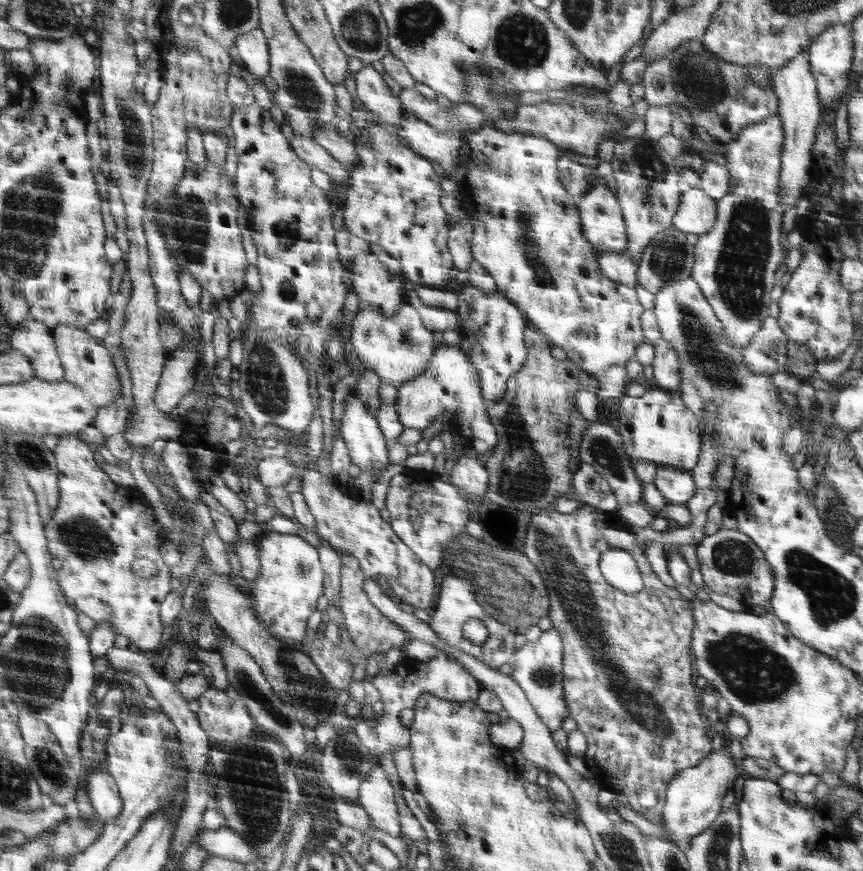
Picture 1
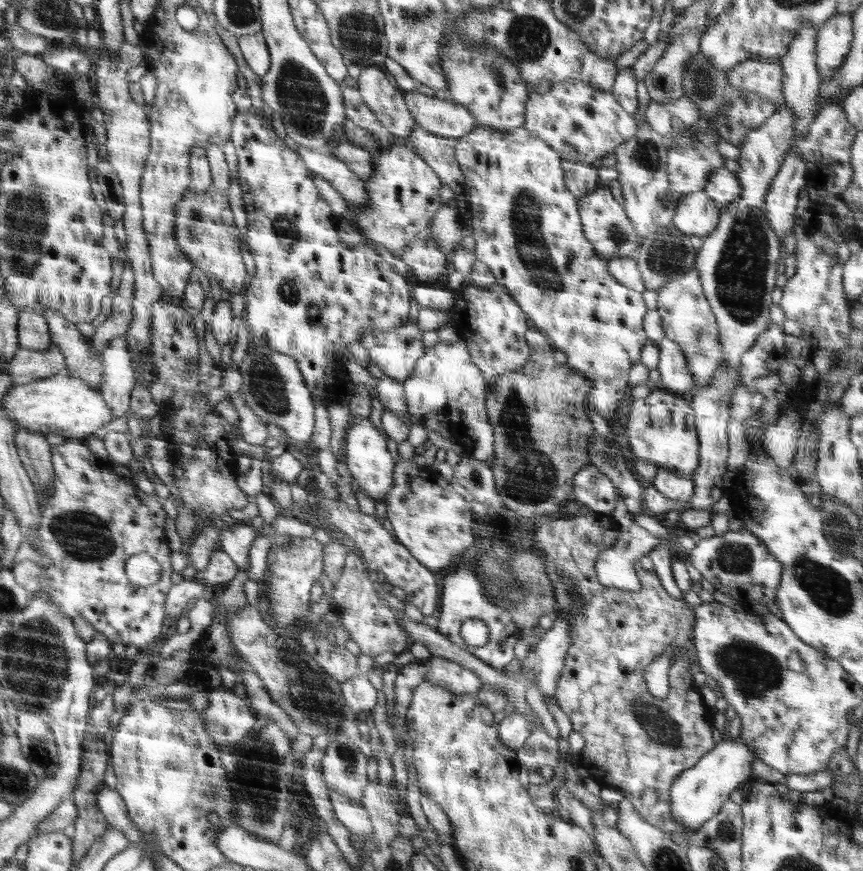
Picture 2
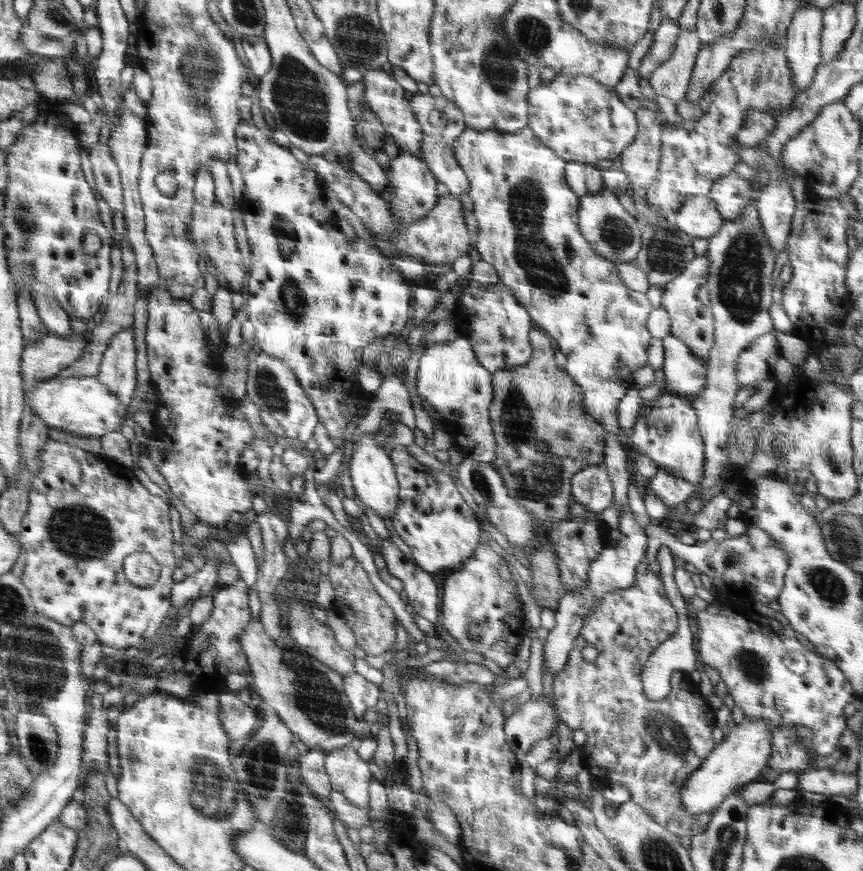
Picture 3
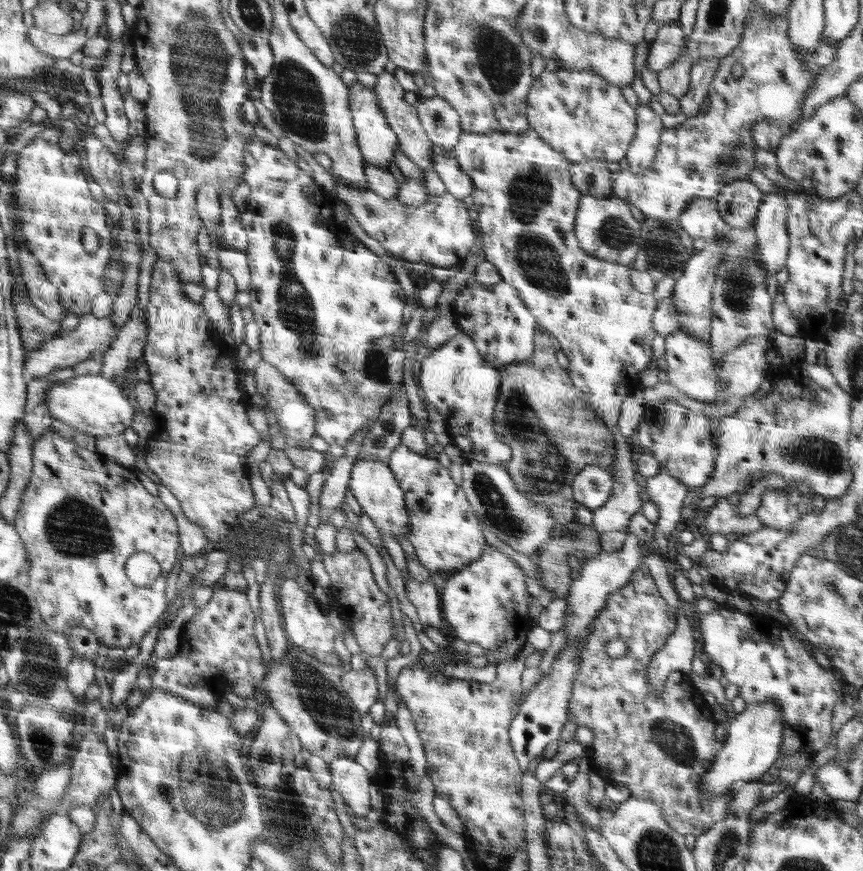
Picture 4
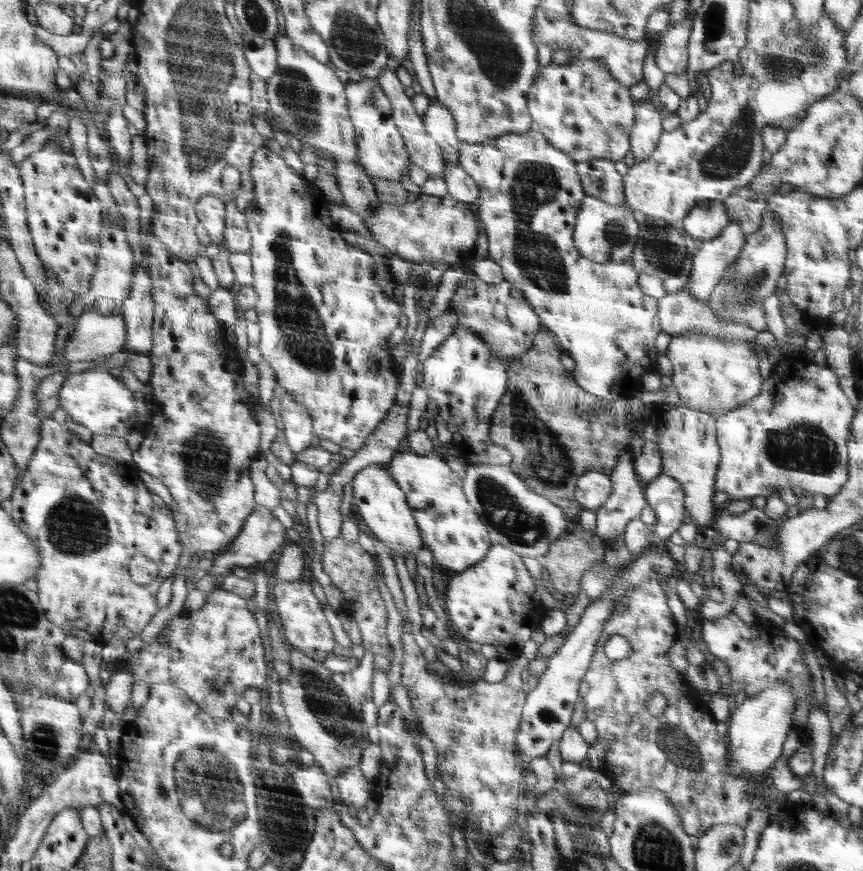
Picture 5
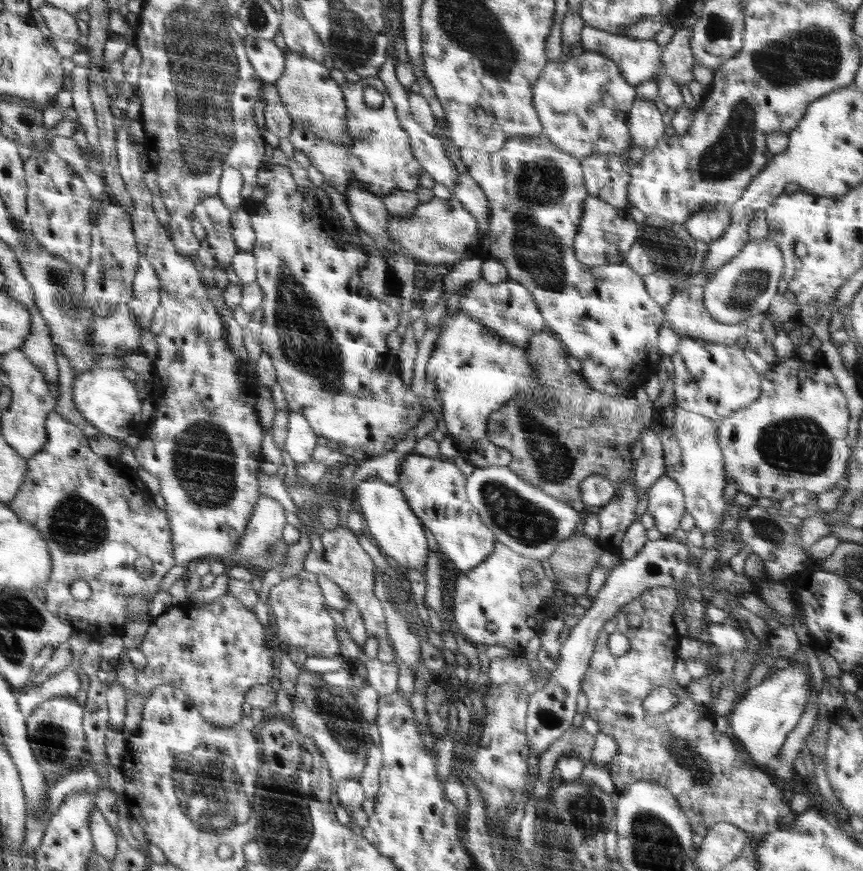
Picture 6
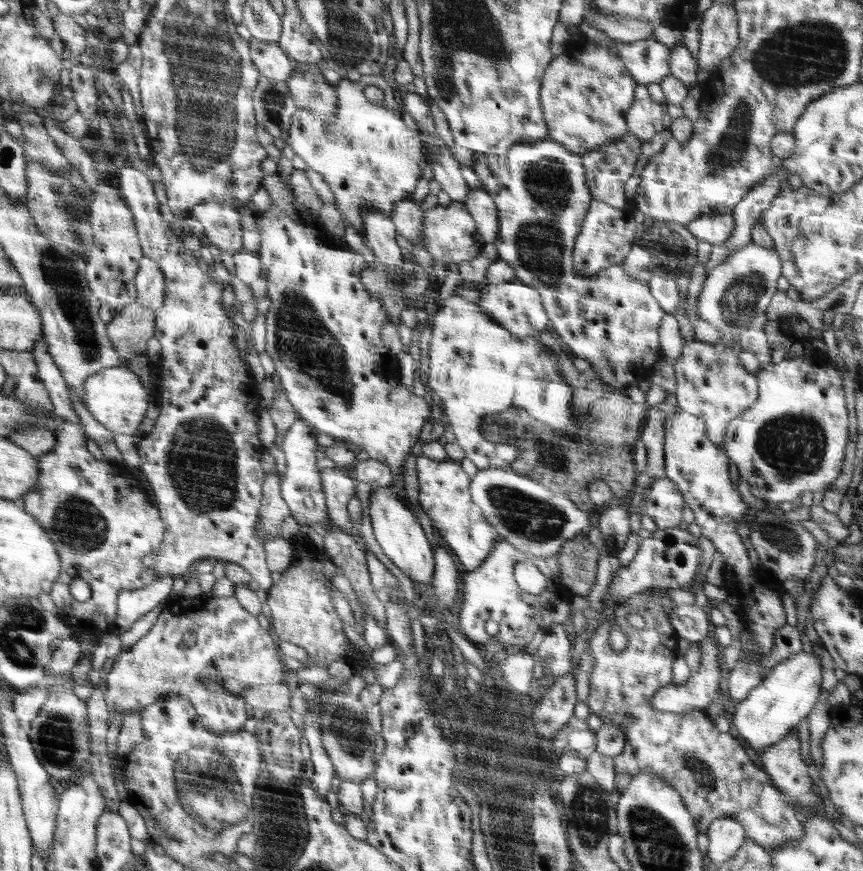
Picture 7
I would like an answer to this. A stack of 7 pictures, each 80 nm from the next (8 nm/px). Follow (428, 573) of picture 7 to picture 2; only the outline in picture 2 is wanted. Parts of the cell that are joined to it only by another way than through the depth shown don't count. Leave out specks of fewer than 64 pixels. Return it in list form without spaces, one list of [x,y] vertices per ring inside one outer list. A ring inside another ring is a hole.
[[[368,417],[354,421],[352,428],[346,432],[346,452],[347,467],[353,475],[355,484],[360,484],[375,503],[378,500],[385,503],[387,492],[393,485],[394,458],[386,447],[384,435],[378,432]]]

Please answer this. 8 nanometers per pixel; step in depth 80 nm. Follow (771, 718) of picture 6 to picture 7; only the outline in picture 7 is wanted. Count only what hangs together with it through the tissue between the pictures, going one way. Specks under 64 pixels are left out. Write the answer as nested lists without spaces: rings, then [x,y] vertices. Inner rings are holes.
[[[802,650],[780,662],[746,700],[735,704],[736,708],[729,717],[733,733],[752,750],[763,752],[797,727],[802,718],[810,715],[823,691],[822,680],[822,661],[813,650],[810,653]]]

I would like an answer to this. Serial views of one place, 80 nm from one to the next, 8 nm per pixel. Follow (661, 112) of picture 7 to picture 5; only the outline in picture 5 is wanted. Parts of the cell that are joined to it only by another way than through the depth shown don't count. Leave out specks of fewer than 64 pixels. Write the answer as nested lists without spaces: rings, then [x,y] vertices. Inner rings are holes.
[[[644,100],[635,103],[635,121],[630,131],[630,152],[634,155],[636,163],[644,161],[656,149],[662,129],[663,117],[660,111]]]

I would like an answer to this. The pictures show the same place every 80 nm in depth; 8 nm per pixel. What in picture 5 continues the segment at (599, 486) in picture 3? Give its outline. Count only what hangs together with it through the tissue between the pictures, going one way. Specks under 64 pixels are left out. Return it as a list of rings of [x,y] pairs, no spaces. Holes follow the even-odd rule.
[[[597,470],[586,471],[576,483],[575,499],[584,509],[598,510],[610,496],[612,488],[609,475]]]

